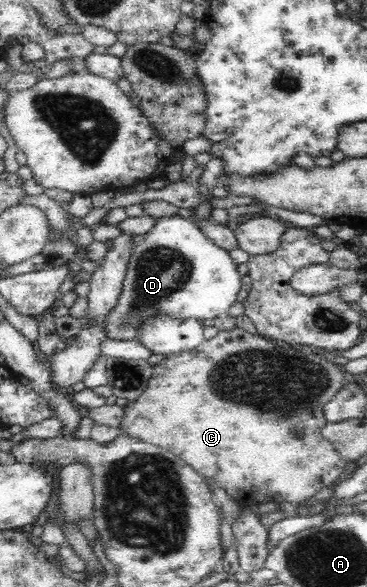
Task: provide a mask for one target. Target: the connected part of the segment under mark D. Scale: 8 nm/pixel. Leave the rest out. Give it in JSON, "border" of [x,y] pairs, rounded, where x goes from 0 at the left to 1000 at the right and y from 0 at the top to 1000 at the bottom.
{"border":[[[471,365],[428,373],[411,395],[373,414],[351,438],[351,450],[335,475],[335,494],[313,528],[289,542],[289,576],[357,579],[368,578],[371,557],[417,535],[466,535],[485,542],[531,542],[545,549],[561,542],[591,542],[613,537],[646,513],[657,494],[659,468],[646,462],[646,450],[629,441],[624,428],[580,414],[520,376]]]}

